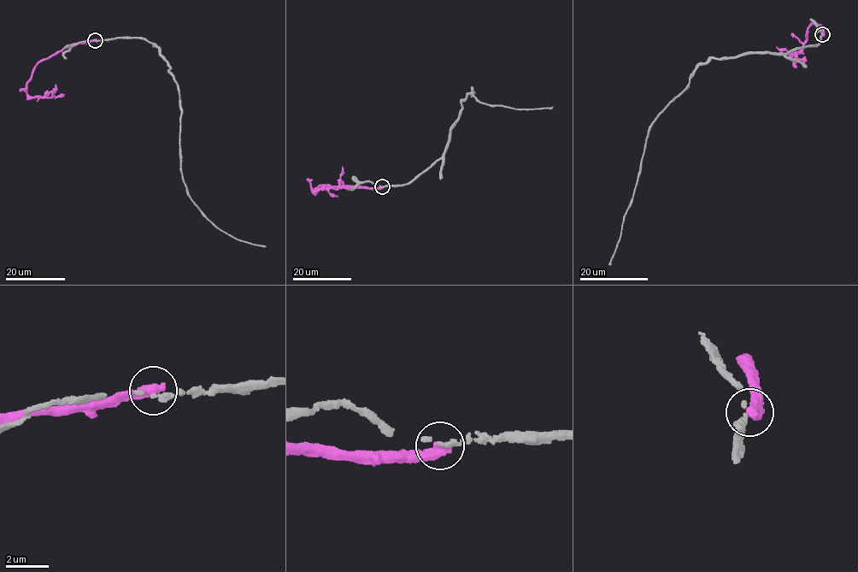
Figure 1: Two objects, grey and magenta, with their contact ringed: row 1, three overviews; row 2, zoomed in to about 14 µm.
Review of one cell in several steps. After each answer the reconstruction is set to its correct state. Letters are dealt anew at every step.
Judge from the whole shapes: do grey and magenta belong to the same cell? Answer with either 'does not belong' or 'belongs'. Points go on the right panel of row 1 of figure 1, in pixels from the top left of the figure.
does not belong

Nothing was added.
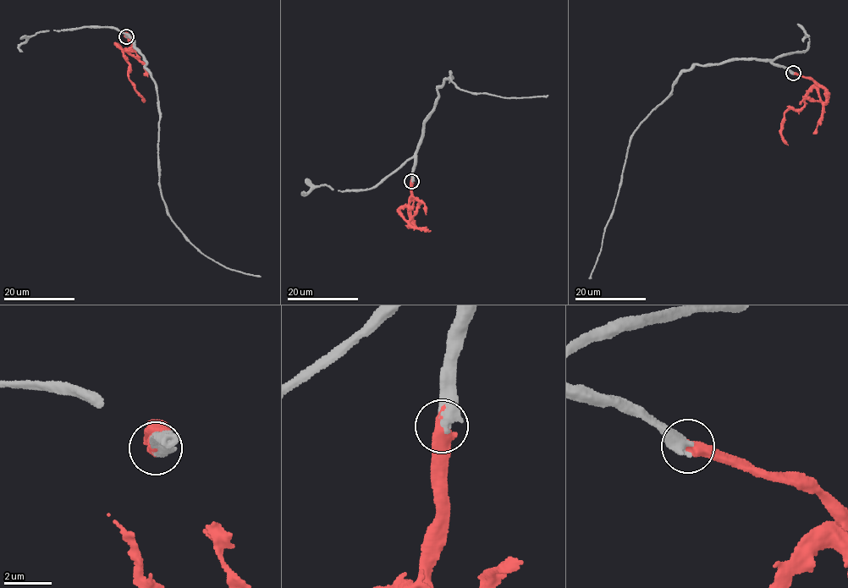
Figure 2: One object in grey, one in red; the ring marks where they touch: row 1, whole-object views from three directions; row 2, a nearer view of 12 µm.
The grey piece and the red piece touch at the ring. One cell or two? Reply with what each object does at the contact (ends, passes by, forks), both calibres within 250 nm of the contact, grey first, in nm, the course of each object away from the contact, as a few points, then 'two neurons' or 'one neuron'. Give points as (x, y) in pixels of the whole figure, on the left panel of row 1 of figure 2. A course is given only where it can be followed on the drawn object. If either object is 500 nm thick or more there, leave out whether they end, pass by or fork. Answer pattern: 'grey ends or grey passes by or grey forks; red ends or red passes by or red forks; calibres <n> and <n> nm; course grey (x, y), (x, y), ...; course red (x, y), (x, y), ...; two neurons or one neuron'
calibres 600 and 600 nm; course grey (125, 36), (133, 38), (156, 85), (157, 162), (167, 214), (206, 255), (260, 277); course red (126, 36), (127, 32), (130, 38), (130, 47), (127, 50), (117, 46), (129, 65), (128, 78), (145, 101); one neuron

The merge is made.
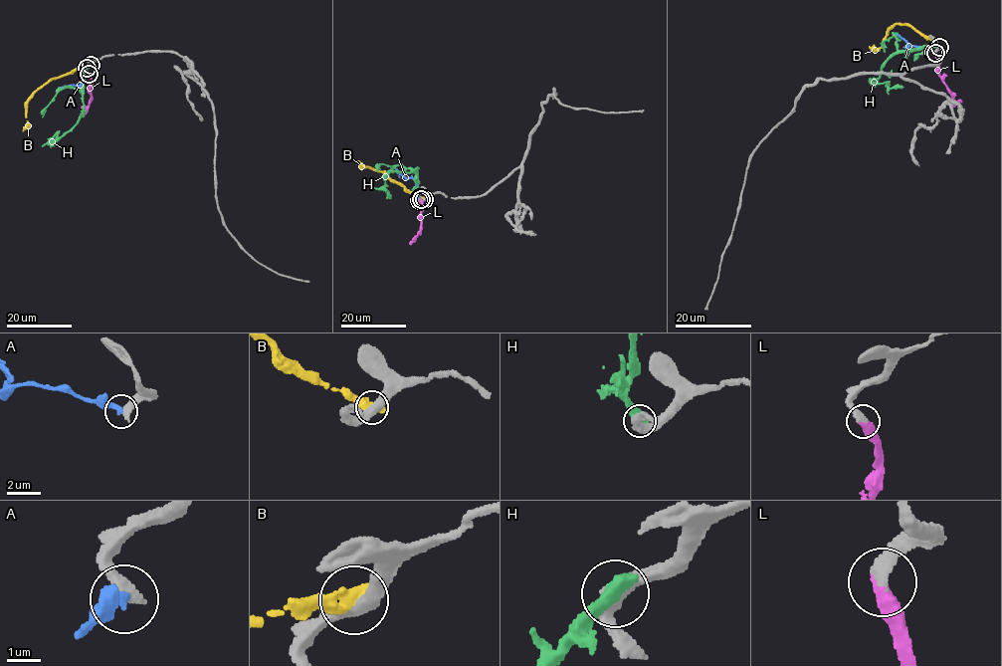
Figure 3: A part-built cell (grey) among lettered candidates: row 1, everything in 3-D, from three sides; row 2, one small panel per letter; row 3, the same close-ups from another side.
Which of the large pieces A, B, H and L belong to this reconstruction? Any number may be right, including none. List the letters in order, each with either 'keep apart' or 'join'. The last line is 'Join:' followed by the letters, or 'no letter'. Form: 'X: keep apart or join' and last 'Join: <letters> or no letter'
A: keep apart
B: keep apart
H: keep apart
L: join
Join: L

